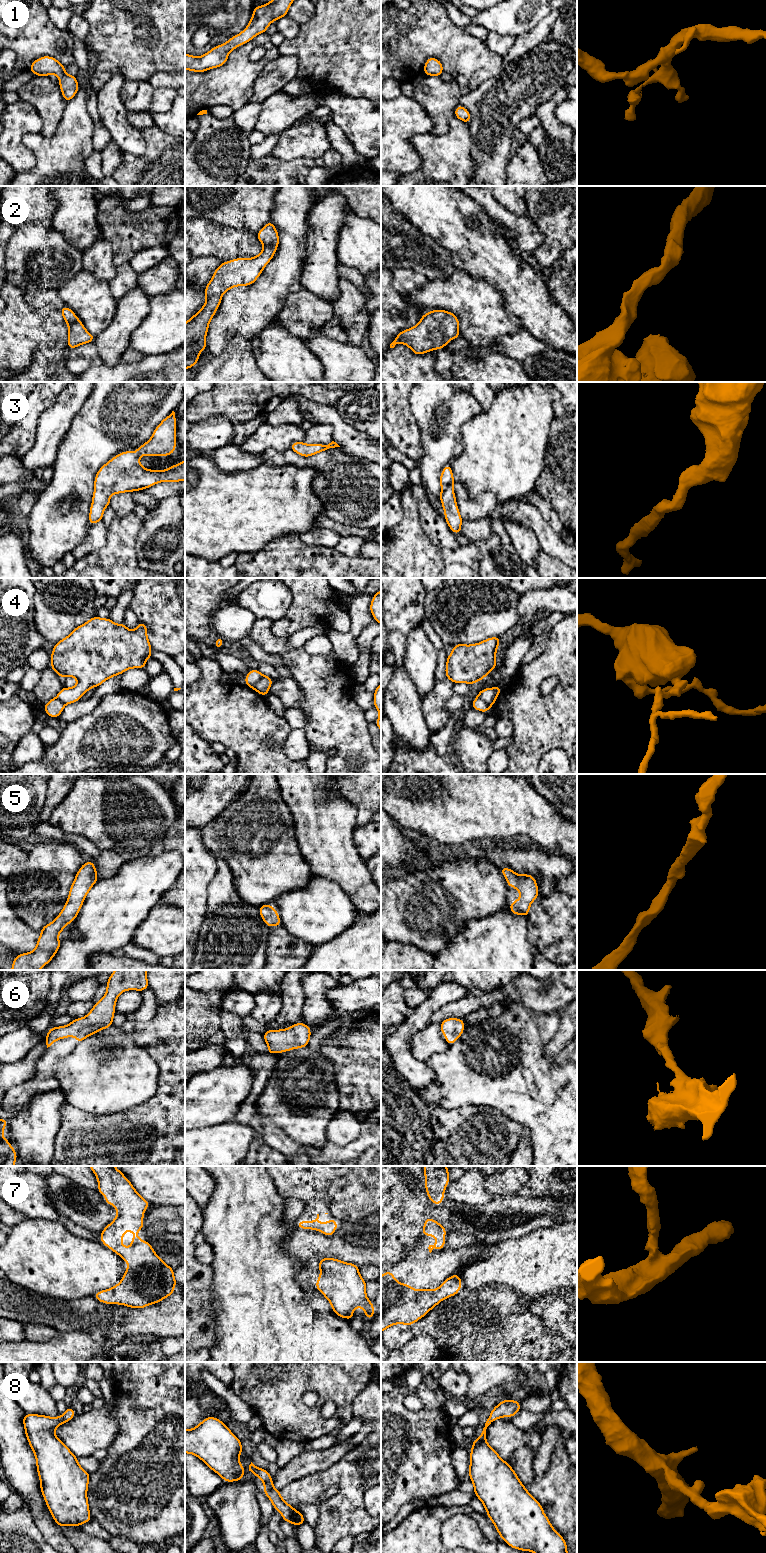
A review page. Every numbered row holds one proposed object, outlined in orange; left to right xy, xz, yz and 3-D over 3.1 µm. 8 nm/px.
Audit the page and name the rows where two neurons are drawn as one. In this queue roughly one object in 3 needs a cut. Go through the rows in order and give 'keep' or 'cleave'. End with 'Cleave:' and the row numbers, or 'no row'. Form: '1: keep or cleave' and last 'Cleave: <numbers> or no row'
1: keep
2: keep
3: keep
4: cleave
5: keep
6: keep
7: keep
8: keep
Cleave: 4

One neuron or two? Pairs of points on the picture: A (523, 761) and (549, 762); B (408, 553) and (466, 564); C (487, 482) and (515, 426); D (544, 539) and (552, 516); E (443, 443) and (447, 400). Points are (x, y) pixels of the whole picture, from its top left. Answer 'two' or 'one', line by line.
A: two
B: one
C: one
D: two
E: one

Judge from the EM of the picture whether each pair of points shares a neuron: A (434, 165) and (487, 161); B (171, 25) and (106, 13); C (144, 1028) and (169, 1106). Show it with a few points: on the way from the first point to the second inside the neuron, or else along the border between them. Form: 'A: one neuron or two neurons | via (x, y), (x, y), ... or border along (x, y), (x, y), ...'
A: two neurons | border along (470, 139), (471, 159), (474, 164), (473, 175)
B: one neuron | via (155, 29), (133, 29), (122, 18)
C: one neuron | via (157, 1047), (167, 1057), (167, 1087)

